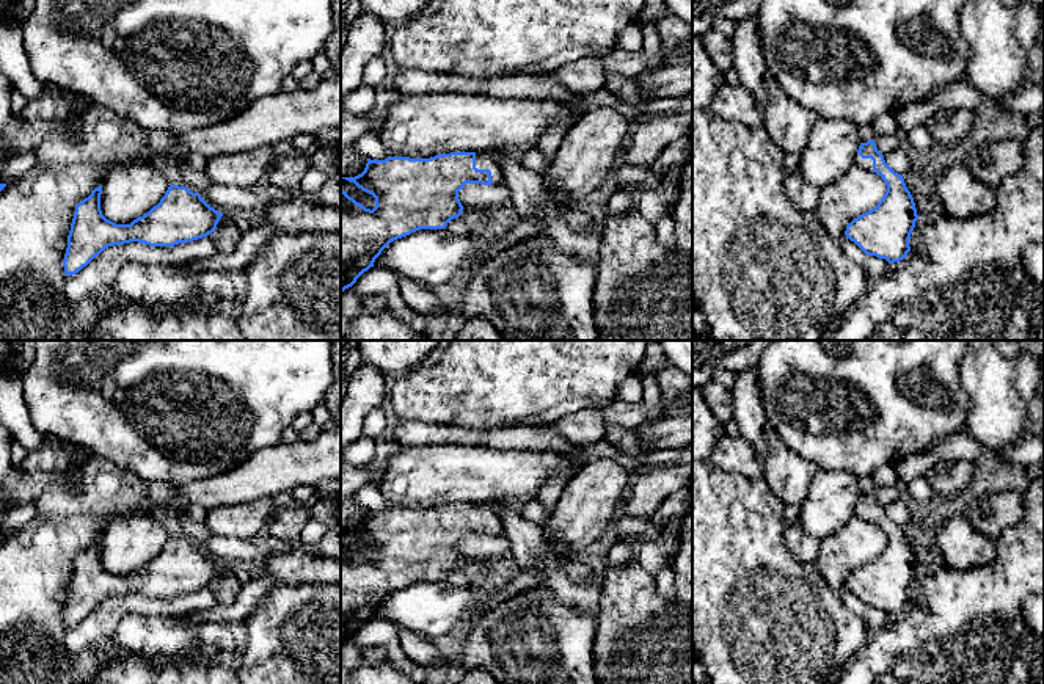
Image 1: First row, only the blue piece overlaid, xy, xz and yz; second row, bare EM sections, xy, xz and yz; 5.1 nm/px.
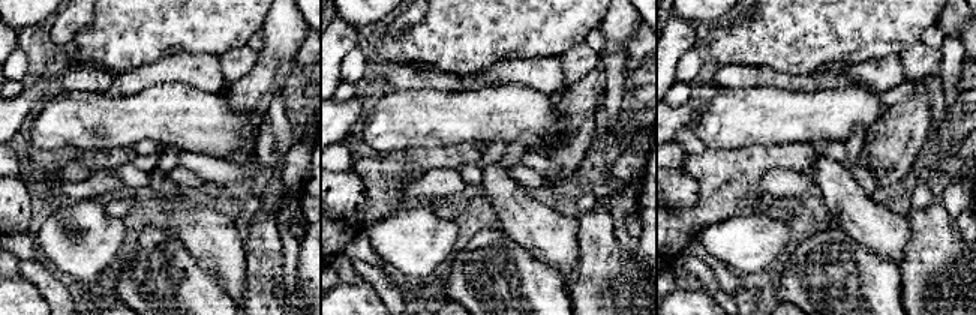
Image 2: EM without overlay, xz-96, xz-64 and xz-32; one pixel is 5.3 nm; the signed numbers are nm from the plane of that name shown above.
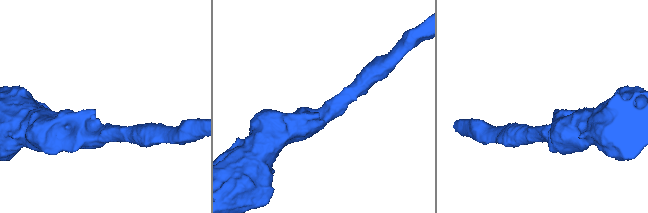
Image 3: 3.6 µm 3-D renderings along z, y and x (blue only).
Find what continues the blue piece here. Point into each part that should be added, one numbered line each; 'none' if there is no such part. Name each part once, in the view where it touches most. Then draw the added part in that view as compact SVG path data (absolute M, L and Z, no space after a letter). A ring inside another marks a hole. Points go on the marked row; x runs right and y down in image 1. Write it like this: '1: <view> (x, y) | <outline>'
1: xz (482, 160) | M476 152L476 168L477 169L490 169L491 171L491 182L501 182L501 173L498 166L498 158L491 154Z

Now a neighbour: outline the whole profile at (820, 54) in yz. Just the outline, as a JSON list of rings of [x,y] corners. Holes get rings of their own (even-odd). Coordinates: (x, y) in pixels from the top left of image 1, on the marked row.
[[[763,0],[755,17],[765,63],[787,96],[813,111],[818,119],[849,121],[860,127],[868,126],[879,115],[895,115],[911,104],[928,99],[936,88],[953,82],[967,82],[966,71],[970,58],[970,47],[959,27],[964,2],[966,0]]]

